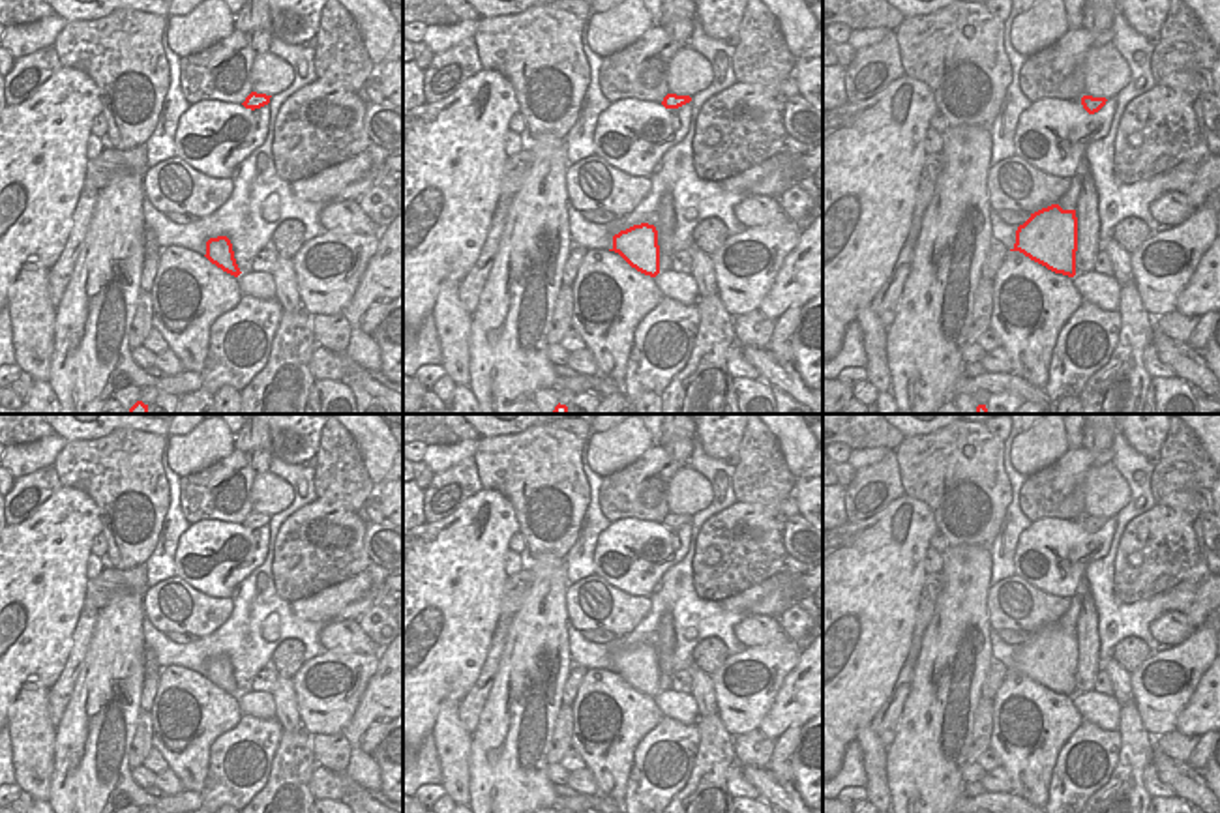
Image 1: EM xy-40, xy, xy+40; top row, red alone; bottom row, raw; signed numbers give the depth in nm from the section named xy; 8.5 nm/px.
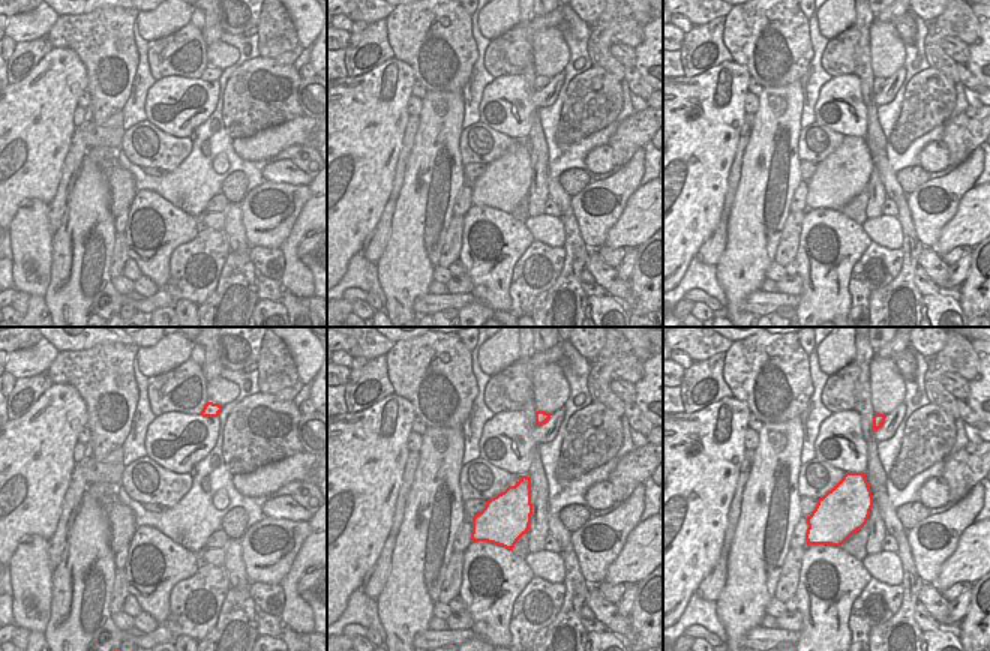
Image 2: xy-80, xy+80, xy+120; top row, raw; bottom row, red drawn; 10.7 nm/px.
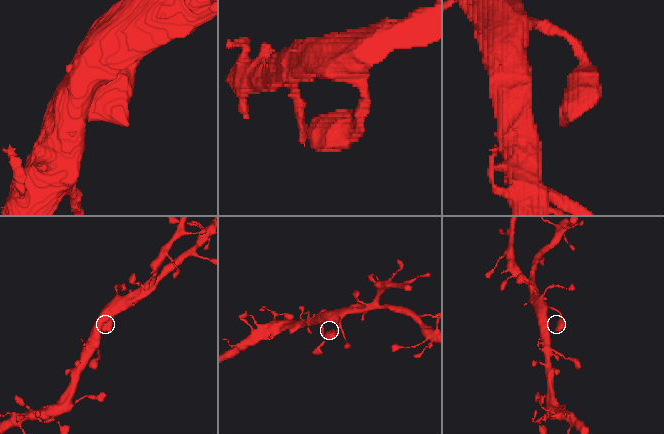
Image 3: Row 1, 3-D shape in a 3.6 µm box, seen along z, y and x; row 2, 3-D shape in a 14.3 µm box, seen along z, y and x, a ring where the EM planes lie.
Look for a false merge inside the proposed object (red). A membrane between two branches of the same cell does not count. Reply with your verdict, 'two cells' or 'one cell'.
one cell

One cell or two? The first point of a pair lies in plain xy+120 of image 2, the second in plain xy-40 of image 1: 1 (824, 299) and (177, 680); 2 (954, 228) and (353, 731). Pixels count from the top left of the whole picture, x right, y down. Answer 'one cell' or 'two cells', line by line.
1: one cell
2: one cell

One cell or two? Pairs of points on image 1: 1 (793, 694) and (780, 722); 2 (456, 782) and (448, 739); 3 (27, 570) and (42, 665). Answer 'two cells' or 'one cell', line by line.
1: one cell
2: one cell
3: one cell

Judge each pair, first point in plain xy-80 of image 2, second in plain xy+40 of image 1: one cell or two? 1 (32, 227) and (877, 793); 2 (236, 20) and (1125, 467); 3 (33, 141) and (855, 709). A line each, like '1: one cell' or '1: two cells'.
1: one cell
2: two cells
3: one cell

